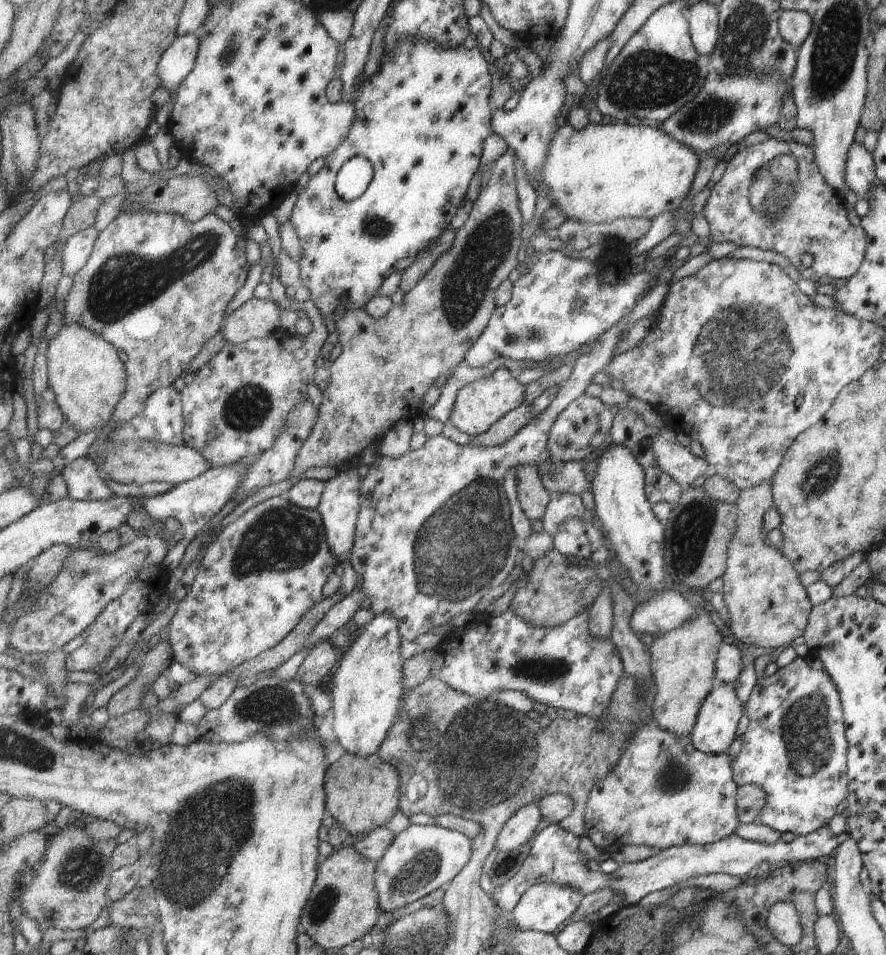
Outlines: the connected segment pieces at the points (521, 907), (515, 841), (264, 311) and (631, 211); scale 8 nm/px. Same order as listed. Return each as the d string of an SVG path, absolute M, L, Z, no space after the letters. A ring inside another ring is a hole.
M534 884L521 897L515 910L507 914L508 919L519 926L521 930L541 931L544 933L557 934L562 930L567 920L574 916L579 908L579 904L583 902L583 892L575 890L571 886L561 886L561 884Z
M539 802L521 808L519 812L513 814L513 818L507 820L494 849L498 853L509 852L530 843L545 824L543 819Z
M253 297L227 318L223 336L227 342L235 345L270 337L281 330L281 308L271 298Z
M603 121L599 123L589 123L583 130L575 130L570 123L563 125L553 142L551 142L551 148L549 148L549 154L547 154L547 160L545 160L545 166L541 170L541 180L545 182L545 186L551 190L551 196L553 196L553 207L557 208L566 220L577 220L577 222L587 222L587 224L605 224L614 223L615 220L621 220L621 218L648 218L653 220L659 218L662 214L675 213L679 206L685 204L687 196L691 193L693 188L693 182L695 182L695 176L697 170L701 166L701 155L697 154L693 148L687 146L687 144L681 144L677 142L673 136L665 134L664 130L661 130L657 125L652 123L645 123L640 121L628 121L628 122L614 122L614 121Z

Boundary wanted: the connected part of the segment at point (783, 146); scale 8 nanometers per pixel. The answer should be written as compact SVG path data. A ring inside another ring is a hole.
M770 137L759 144L739 148L732 158L726 161L719 180L711 186L702 212L709 226L710 241L769 250L786 258L797 270L800 278L811 282L822 276L829 276L838 284L846 281L859 268L867 244L863 229L847 221L841 196L831 190L821 178L814 162L812 147L793 140L782 142ZM805 254L809 254L813 259L809 268L801 266L801 256Z

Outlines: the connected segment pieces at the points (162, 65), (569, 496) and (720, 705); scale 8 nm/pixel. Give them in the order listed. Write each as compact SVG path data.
M196 34L178 36L162 56L159 62L159 78L161 78L161 87L169 94L172 90L177 93L185 78L195 70L199 46L201 44Z
M550 491L551 500L543 518L543 530L555 536L569 518L581 518L585 522L595 522L595 516L585 508L581 496L575 493Z
M720 683L707 694L690 738L697 750L705 754L727 752L735 738L735 728L741 718L738 696L727 683Z

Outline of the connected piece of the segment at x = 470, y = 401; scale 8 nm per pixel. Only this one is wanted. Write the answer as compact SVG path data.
M506 367L497 368L493 376L483 380L472 380L458 392L455 408L451 412L451 424L459 431L472 437L487 432L496 422L505 417L507 413L519 408L526 402L526 385L517 381L517 375Z

